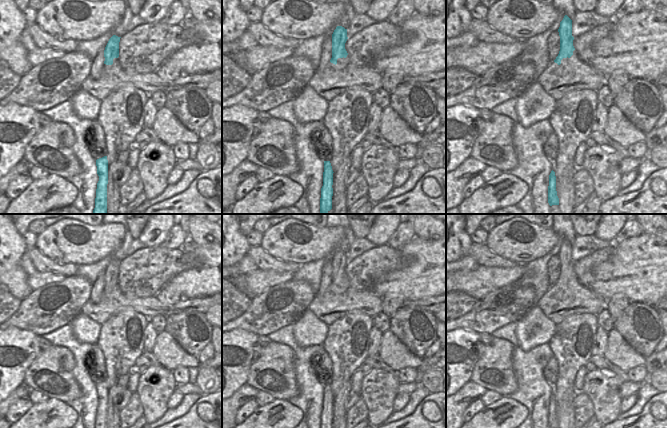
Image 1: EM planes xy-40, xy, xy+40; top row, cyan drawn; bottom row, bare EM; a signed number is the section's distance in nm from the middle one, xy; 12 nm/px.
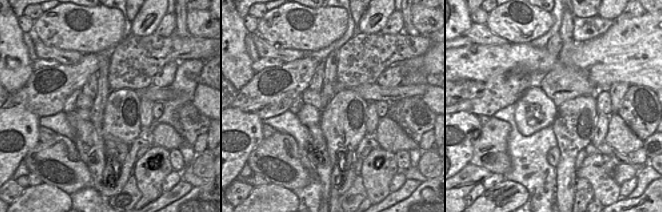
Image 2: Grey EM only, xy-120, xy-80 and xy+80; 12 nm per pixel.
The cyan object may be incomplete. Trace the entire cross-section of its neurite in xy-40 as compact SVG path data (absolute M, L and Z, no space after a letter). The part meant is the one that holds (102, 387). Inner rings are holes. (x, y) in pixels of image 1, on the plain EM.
M107 380L97 383L96 390L99 405L97 407L95 428L107 428L107 408L108 408Z

